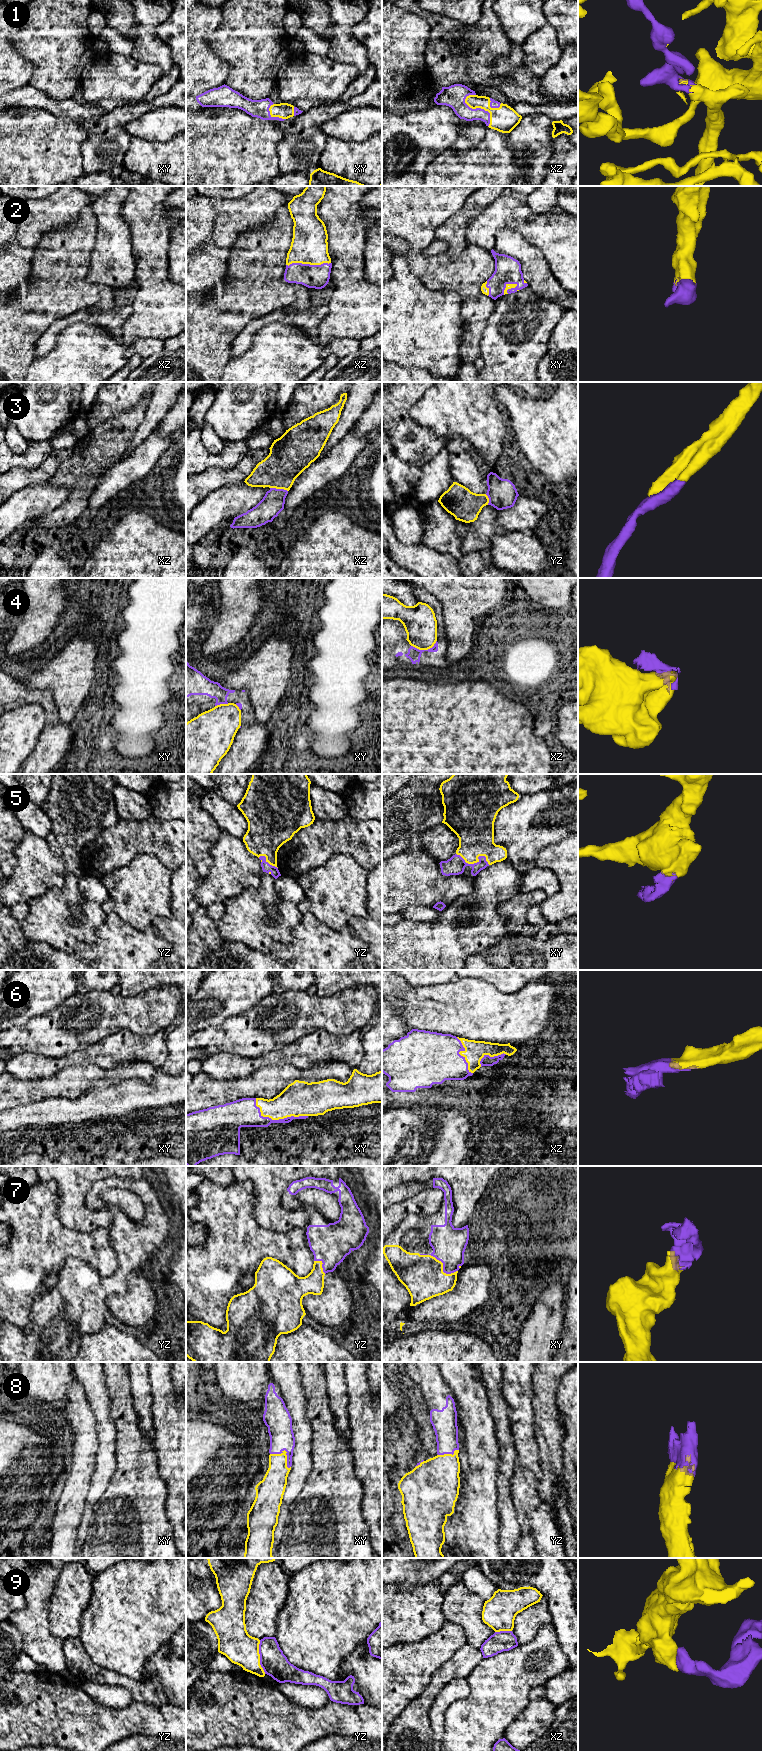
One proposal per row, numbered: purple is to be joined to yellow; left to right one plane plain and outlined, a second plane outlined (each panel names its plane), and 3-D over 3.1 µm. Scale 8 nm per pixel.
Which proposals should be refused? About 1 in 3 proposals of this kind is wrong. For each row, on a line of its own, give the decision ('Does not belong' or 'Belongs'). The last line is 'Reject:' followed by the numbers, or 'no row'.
1: Belongs
2: Belongs
3: Belongs
4: Does not belong
5: Belongs
6: Belongs
7: Belongs
8: Belongs
9: Does not belong
Reject: 4, 9

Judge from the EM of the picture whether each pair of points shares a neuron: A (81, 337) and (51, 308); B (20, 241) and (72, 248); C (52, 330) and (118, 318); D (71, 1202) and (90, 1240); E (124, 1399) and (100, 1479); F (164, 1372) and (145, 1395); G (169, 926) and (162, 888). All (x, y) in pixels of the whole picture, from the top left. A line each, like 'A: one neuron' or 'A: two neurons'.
A: two neurons
B: two neurons
C: one neuron
D: two neurons
E: two neurons
F: two neurons
G: two neurons

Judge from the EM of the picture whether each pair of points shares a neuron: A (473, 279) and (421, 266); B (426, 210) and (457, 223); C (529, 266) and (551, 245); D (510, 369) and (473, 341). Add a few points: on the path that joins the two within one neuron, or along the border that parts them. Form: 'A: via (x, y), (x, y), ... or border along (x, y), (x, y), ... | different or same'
A: via (460, 274), (434, 271) | same
B: border along (463, 203), (459, 210), (437, 228), (434, 237) | different
C: border along (524, 239), (542, 252), (553, 274) | different
D: border along (486, 324), (481, 340), (480, 356) | different

